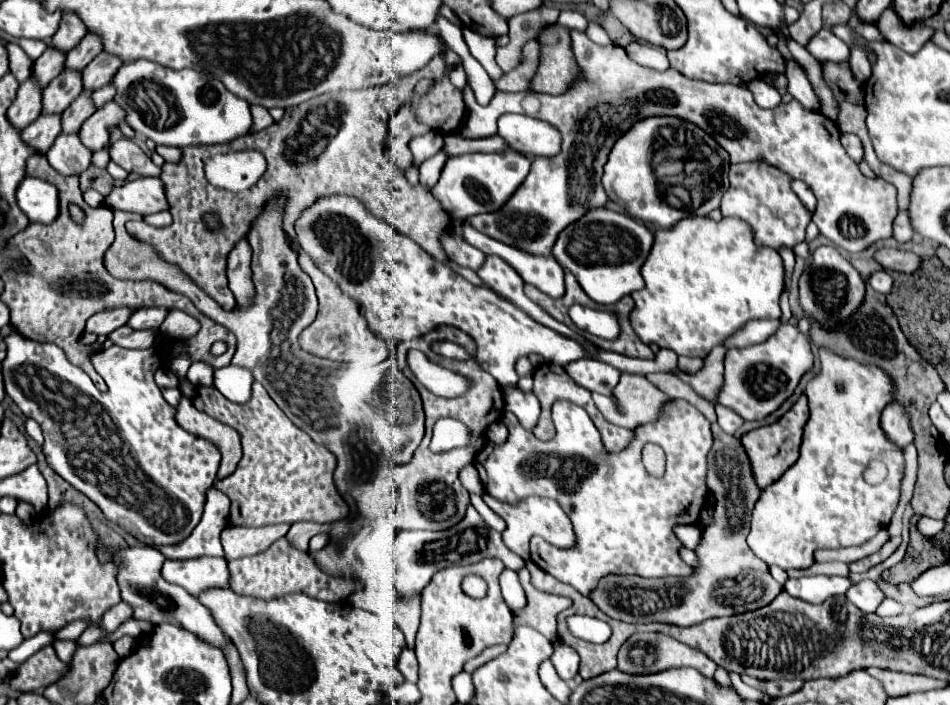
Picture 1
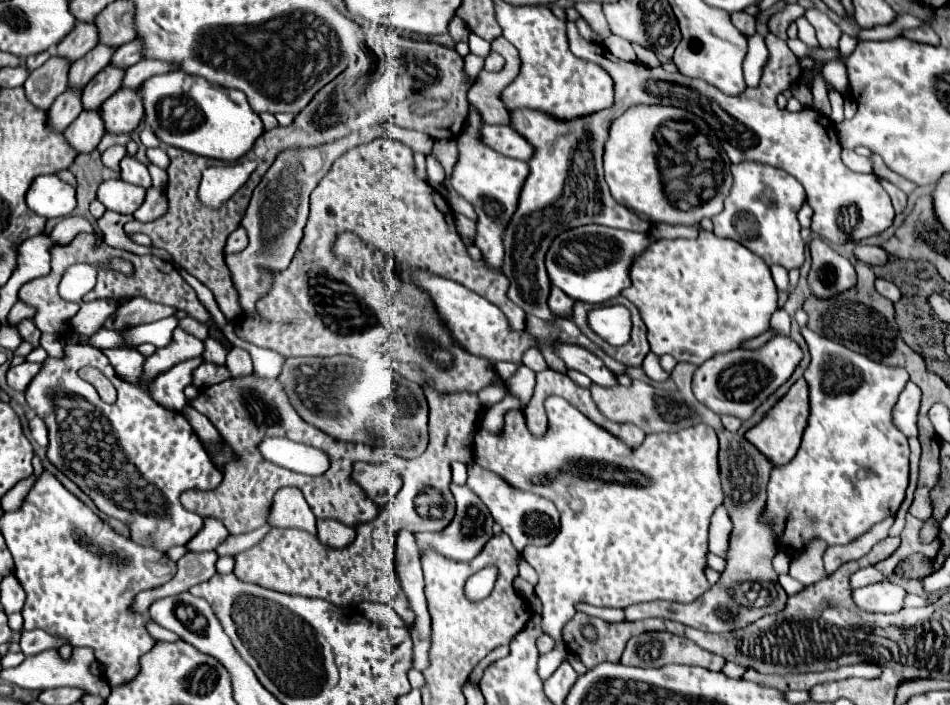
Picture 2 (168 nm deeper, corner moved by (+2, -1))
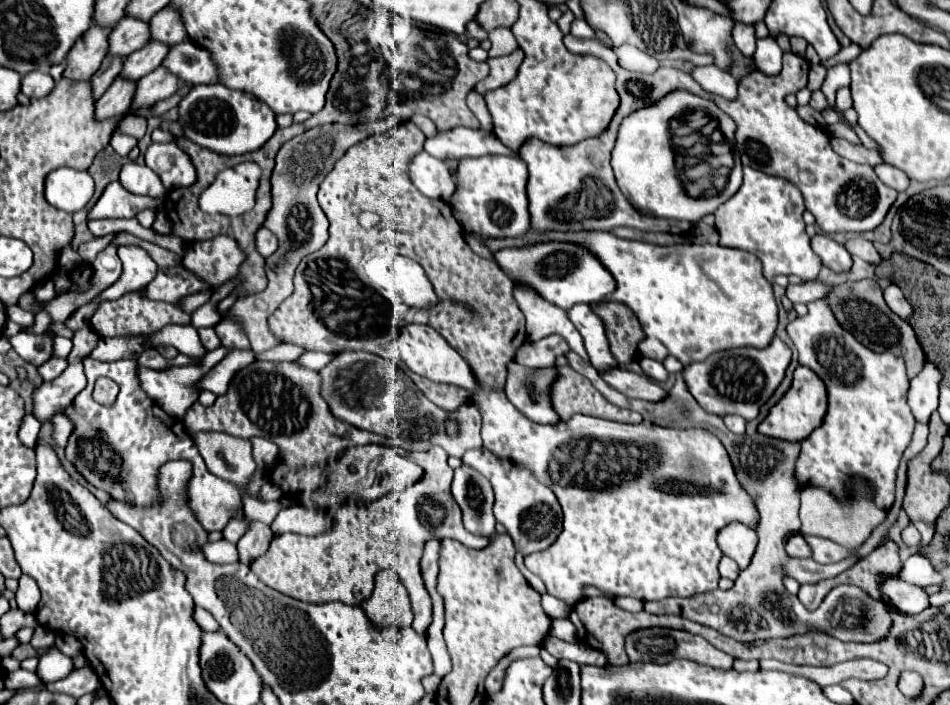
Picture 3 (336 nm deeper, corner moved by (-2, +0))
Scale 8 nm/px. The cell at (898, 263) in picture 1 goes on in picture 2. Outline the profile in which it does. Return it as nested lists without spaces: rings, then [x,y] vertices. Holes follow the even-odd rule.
[[[855,246],[855,258],[869,264],[869,266],[883,266],[887,262],[887,252],[881,246]]]

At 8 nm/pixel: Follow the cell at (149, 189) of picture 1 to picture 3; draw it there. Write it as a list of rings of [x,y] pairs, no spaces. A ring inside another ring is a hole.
[[[113,181],[113,185],[107,185],[99,201],[89,213],[89,219],[97,217],[135,217],[139,211],[153,207],[157,199],[153,197],[141,197],[135,193],[125,191],[125,187],[119,181]]]

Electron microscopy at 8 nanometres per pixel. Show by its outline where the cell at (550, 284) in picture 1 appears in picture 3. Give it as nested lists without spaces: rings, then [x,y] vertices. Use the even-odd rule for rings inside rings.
[[[575,305],[571,309],[567,309],[569,319],[573,321],[573,325],[577,327],[577,331],[581,333],[583,341],[585,341],[585,349],[589,353],[591,363],[595,365],[595,369],[609,369],[615,367],[617,361],[613,359],[611,351],[609,351],[609,343],[605,337],[605,329],[601,319],[589,309],[589,305]]]

